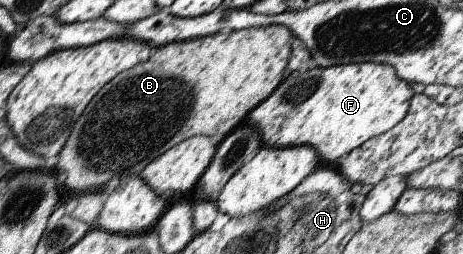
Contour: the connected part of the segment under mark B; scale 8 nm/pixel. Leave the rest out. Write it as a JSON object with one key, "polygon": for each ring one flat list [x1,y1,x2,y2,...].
{"polygon":[[272,24,222,31,159,47,148,61,114,77,112,91,102,91,102,95,90,101,52,168,57,173,66,173,65,184,72,191,88,191,106,185,114,175,121,179,125,173,138,176,153,159,189,137,200,134,216,140,225,137,280,85,291,54,292,36,286,26]]}

